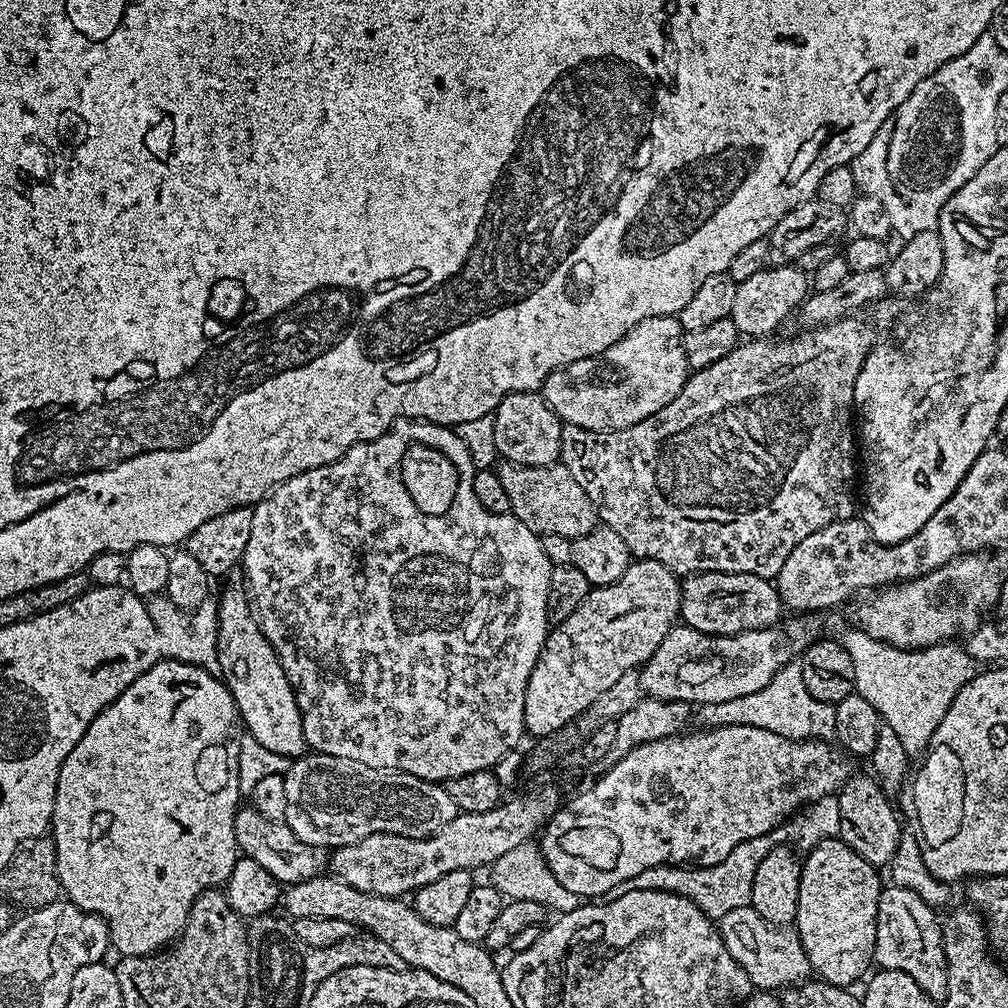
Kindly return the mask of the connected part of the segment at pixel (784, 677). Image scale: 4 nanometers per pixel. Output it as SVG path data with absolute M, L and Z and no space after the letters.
M797 658L792 660L767 683L762 690L730 702L708 703L701 705L700 716L708 728L721 728L722 725L754 725L759 729L770 730L791 740L827 740L836 736L835 705L814 698L806 690L802 677L802 664Z

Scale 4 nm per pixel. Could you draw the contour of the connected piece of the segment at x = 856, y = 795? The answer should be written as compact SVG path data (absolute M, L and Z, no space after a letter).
M871 774L849 776L840 787L836 801L840 815L839 839L844 840L846 846L850 846L850 850L857 852L866 862L877 866L891 865L902 835L900 829L902 820L898 812L896 817L896 812L892 809L893 801L880 788L875 776Z

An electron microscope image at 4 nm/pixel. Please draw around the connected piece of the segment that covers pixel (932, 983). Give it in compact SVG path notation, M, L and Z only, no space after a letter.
M885 887L878 898L874 960L881 969L902 970L902 974L910 974L930 999L940 1002L948 989L948 967L942 924L936 916L934 909L922 902L914 890Z

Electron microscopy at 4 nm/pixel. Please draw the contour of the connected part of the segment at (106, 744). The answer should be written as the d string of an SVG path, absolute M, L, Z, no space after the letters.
M161 658L157 664L150 666L150 670L146 670L146 674L142 674L139 678L133 680L132 686L127 688L110 706L106 706L97 714L94 722L90 722L86 734L82 734L82 738L78 738L78 746L74 746L74 750L70 750L70 754L66 754L66 762L62 762L62 770L58 774L58 786L56 787L56 797L54 798L54 814L52 815L52 823L50 825L50 835L52 841L56 844L56 853L58 854L58 878L60 879L60 886L63 895L71 900L73 904L77 904L83 912L89 912L95 916L102 917L108 927L108 938L111 947L117 948L123 956L151 956L152 953L161 951L165 946L171 945L186 926L188 915L196 899L204 892L215 889L217 886L227 885L230 874L234 870L238 859L236 835L234 834L234 818L242 804L240 787L238 786L238 750L240 749L241 735L242 721L240 719L240 711L230 694L230 690L224 685L223 679L219 675L212 675L206 670L200 669L196 665L188 665L186 662Z

